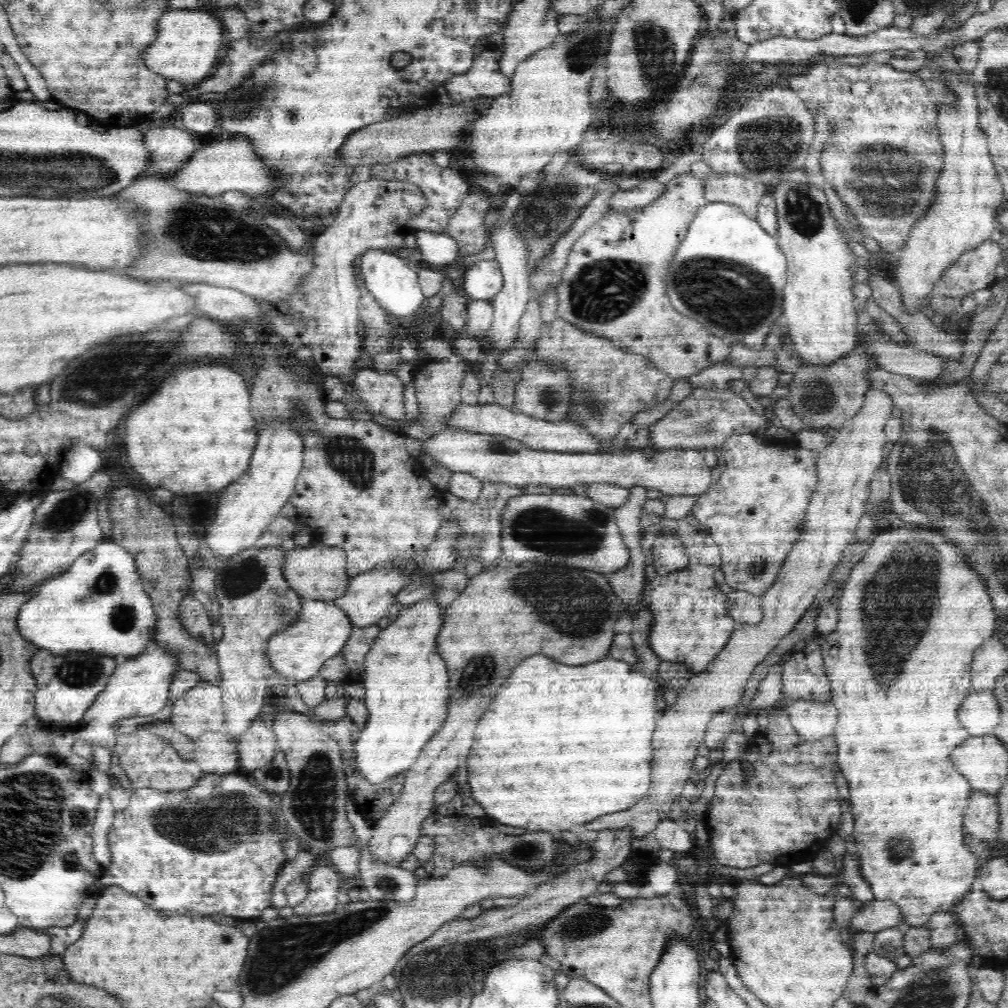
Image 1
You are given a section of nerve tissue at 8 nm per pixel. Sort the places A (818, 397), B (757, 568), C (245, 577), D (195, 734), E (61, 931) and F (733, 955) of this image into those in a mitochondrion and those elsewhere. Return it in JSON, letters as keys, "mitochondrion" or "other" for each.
{"A":"mitochondrion","B":"mitochondrion","C":"mitochondrion","D":"other","E":"other","F":"other"}

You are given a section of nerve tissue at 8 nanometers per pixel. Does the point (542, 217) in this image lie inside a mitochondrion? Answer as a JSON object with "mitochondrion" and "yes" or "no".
{"mitochondrion":"yes"}

